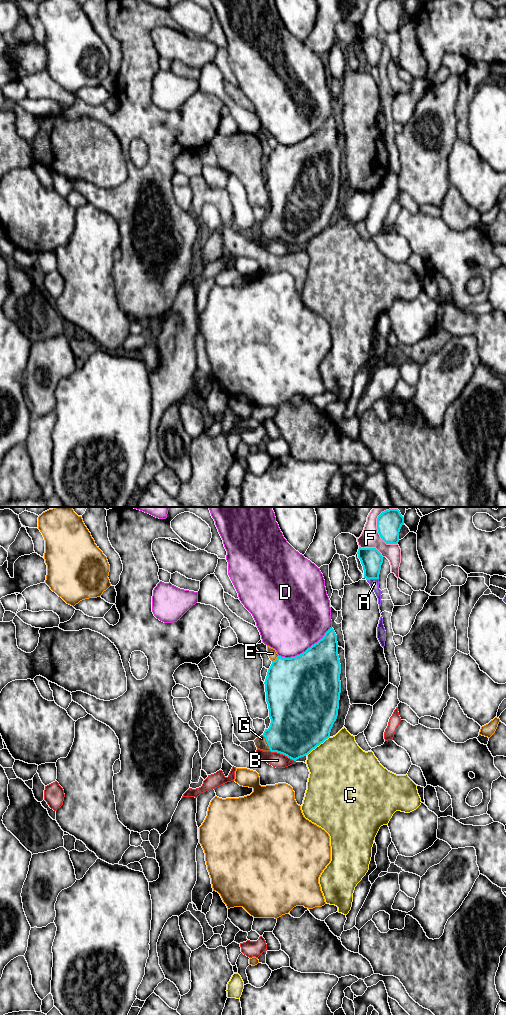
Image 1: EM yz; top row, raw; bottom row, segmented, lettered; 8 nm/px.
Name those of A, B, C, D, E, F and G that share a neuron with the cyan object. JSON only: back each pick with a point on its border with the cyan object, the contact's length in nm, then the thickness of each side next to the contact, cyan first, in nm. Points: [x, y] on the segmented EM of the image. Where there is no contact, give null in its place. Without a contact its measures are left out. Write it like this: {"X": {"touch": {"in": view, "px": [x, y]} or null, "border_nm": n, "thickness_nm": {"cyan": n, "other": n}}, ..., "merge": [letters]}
{"G": {"touch": {"in": "yz", "px": [267, 743]}, "border_nm": 140, "thickness_nm": {"cyan": 420, "other": 90}}, "merge": ["G"]}

